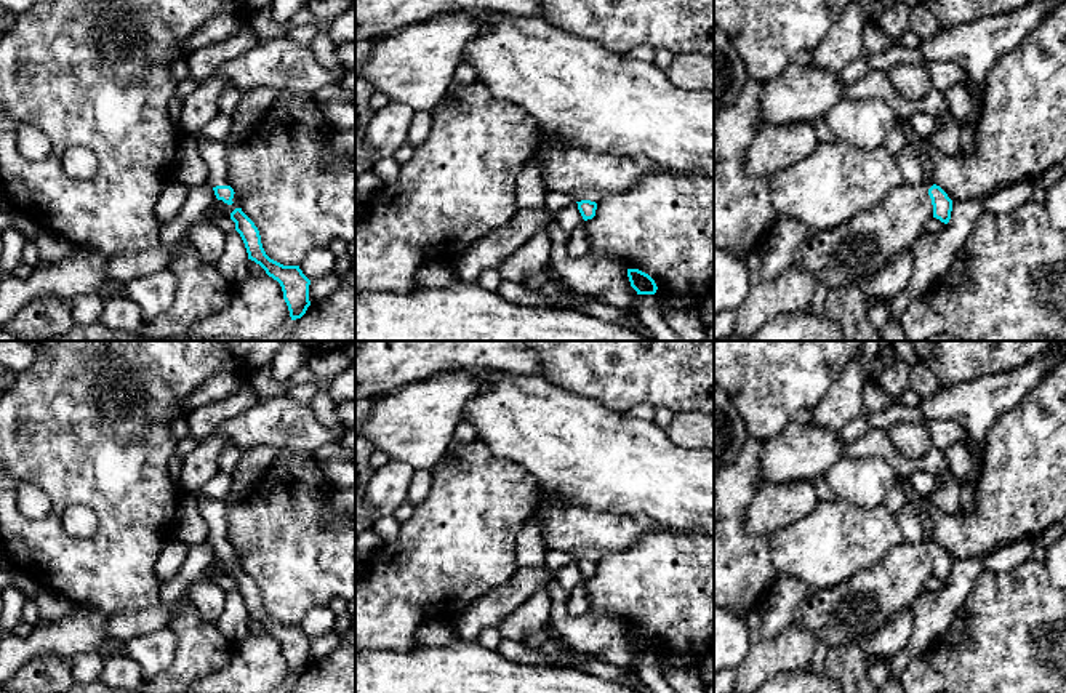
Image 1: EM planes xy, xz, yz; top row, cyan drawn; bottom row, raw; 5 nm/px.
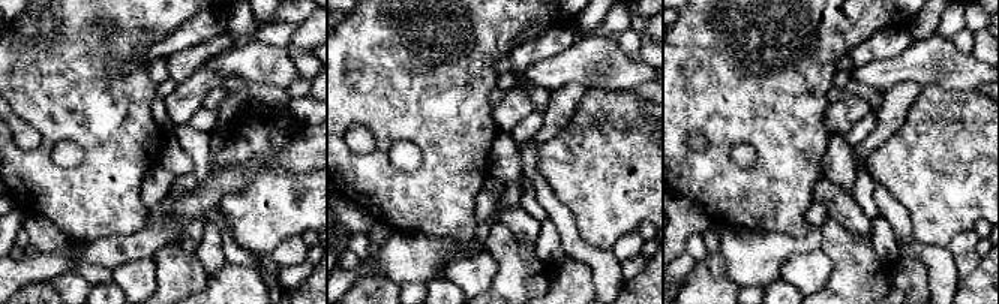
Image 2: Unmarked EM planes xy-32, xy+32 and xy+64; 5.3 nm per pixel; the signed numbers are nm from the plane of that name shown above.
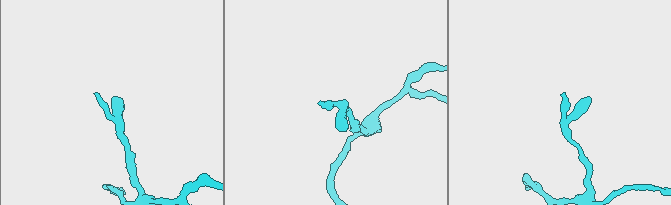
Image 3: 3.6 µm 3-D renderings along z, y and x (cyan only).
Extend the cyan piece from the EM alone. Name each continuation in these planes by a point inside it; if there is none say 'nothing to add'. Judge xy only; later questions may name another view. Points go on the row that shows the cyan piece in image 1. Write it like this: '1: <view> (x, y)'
1: xy (215, 152)

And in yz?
1: yz (922, 144)

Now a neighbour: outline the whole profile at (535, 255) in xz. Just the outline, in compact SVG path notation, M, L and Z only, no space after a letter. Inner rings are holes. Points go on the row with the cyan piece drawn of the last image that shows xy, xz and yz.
M547 230L536 232L523 246L506 258L498 272L503 280L523 283L530 275L551 264L551 237Z

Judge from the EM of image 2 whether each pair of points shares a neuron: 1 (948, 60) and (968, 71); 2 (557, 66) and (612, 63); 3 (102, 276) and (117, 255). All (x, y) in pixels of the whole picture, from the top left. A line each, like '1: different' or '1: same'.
1: same
2: same
3: different

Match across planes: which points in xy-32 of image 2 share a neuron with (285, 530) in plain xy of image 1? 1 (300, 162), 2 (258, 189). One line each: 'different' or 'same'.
1: different
2: same

